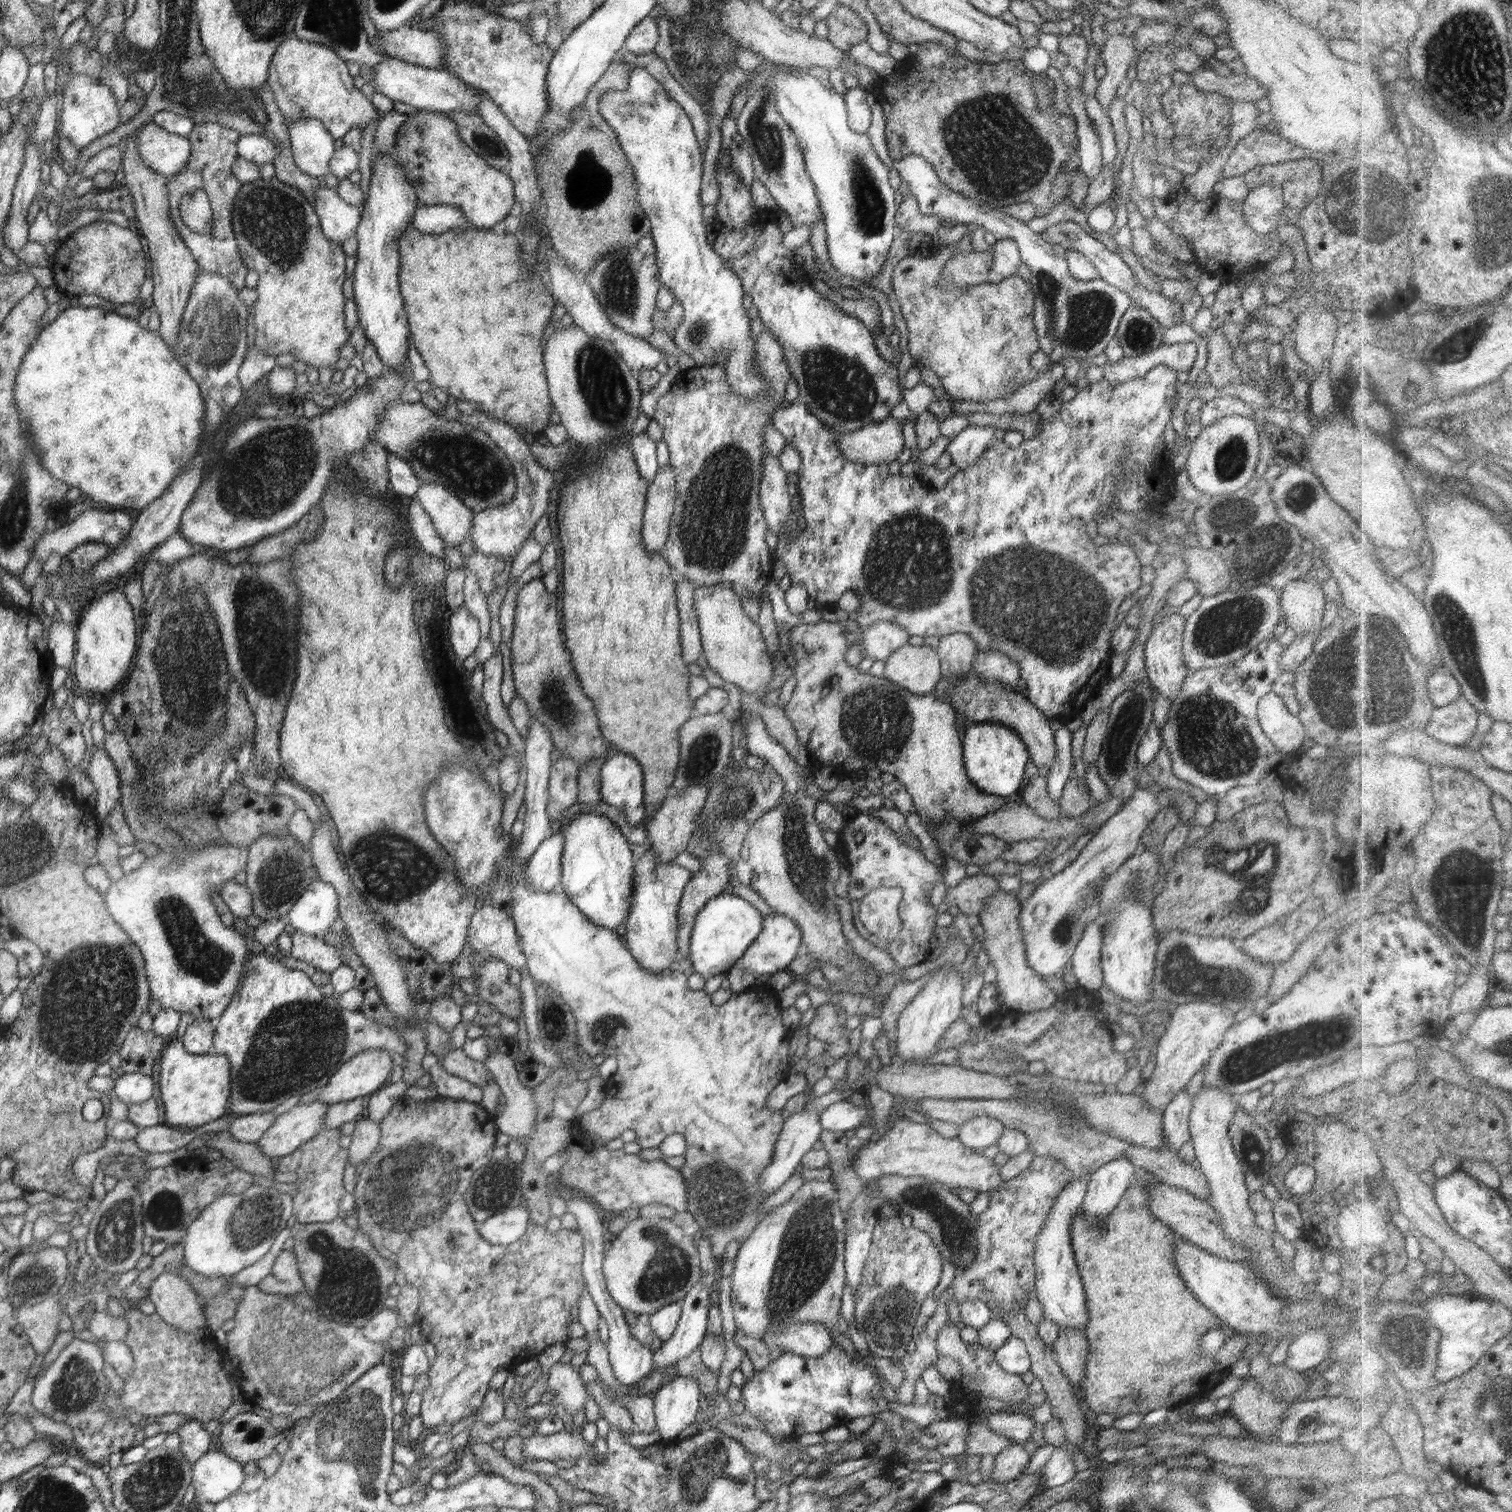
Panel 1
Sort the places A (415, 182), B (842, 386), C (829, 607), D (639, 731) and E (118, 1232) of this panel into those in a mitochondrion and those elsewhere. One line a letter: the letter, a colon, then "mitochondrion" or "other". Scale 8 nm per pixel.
A: other
B: mitochondrion
C: other
D: other
E: mitochondrion

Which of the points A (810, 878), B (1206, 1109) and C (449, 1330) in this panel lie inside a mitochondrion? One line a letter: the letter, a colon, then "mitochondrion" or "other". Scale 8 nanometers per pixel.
A: mitochondrion
B: other
C: other

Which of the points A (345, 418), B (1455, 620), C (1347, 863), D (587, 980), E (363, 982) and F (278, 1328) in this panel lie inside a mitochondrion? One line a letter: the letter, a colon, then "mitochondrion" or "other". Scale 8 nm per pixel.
A: other
B: mitochondrion
C: other
D: other
E: other
F: other

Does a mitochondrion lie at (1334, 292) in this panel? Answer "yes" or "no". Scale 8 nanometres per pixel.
no

